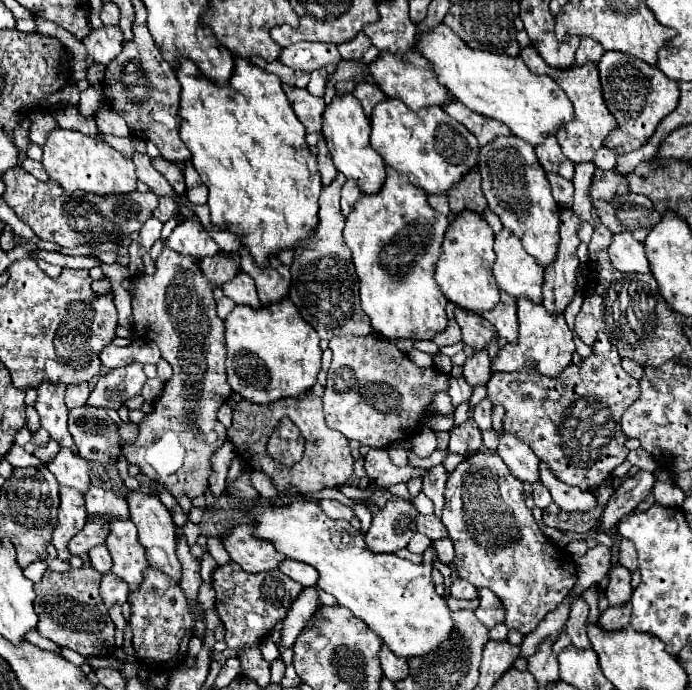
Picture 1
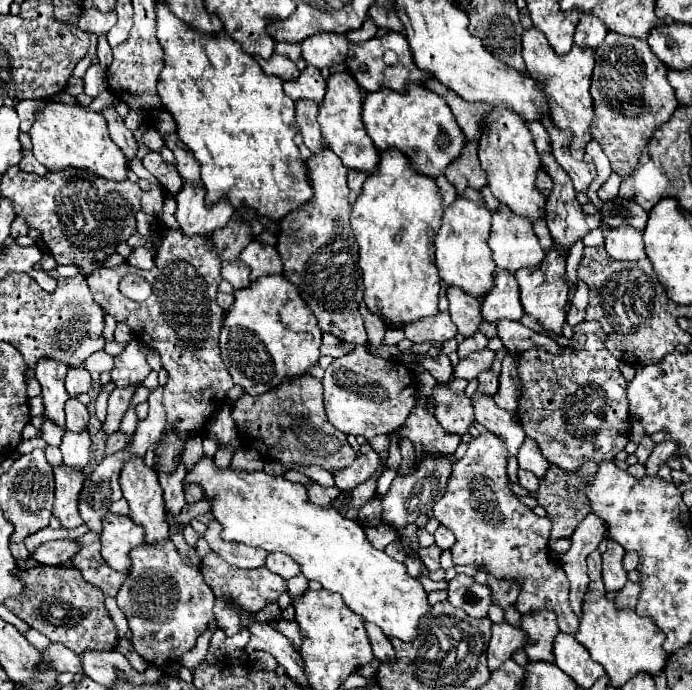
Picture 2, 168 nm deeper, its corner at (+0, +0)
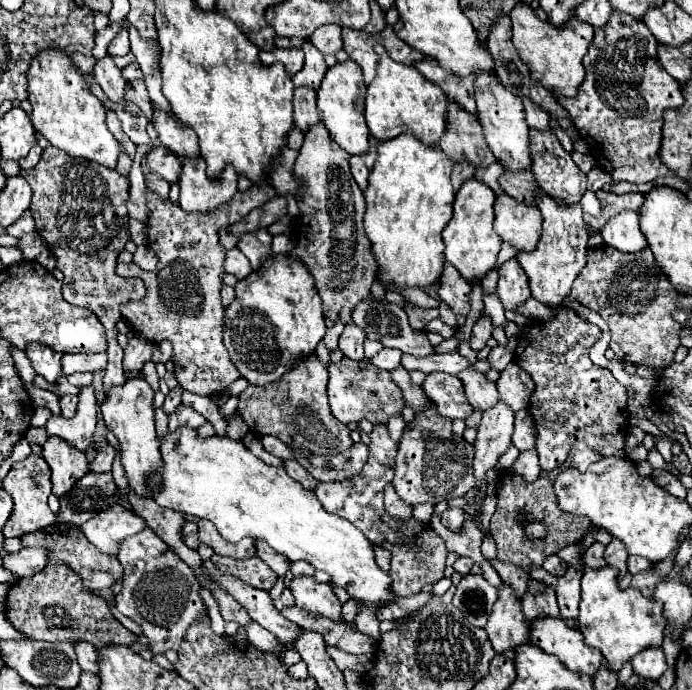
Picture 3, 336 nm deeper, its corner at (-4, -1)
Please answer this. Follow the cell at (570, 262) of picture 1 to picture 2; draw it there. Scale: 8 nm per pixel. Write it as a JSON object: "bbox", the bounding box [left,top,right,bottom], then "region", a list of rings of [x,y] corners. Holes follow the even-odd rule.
{"bbox":[542,155,602,251],"region":[[[552,155],[550,157],[542,157],[542,167],[548,169],[550,177],[554,177],[554,189],[548,195],[548,205],[546,205],[546,211],[548,211],[546,223],[548,223],[548,229],[552,233],[554,245],[558,245],[560,251],[568,251],[576,241],[582,241],[588,231],[600,227],[602,219],[600,219],[600,215],[588,215],[588,213],[584,213],[582,205],[576,199],[576,191],[572,187],[570,177],[566,177],[566,171],[560,169],[560,165],[554,161]]]}

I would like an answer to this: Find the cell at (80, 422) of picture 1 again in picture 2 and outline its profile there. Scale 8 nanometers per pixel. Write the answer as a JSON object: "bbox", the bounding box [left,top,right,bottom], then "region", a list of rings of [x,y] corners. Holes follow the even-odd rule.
{"bbox":[66,399,90,433],"region":[[[78,399],[66,401],[66,429],[74,433],[88,431],[90,425],[90,413]]]}

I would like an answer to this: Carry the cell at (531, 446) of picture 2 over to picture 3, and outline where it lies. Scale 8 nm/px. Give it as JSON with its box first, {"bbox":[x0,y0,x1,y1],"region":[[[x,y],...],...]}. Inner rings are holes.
{"bbox":[512,408,536,450],"region":[[[526,408],[516,412],[512,444],[518,450],[530,450],[530,448],[536,446],[536,422],[534,422],[532,414]]]}

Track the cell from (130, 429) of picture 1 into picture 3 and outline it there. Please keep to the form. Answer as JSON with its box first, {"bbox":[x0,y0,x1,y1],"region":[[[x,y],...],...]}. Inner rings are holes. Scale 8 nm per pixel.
{"bbox":[90,444,116,472],"region":[[[110,444],[104,446],[102,450],[98,450],[94,462],[90,464],[90,472],[110,472],[114,456],[116,456],[116,450]]]}

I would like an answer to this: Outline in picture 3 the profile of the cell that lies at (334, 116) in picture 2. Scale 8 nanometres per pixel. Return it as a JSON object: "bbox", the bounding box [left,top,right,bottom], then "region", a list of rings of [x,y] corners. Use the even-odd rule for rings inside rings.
{"bbox":[318,60,370,156],"region":[[[352,60],[338,62],[336,66],[328,68],[318,88],[320,120],[326,124],[330,138],[334,138],[334,142],[352,156],[360,156],[368,152],[370,132],[364,120],[364,92],[366,92],[366,84],[362,80],[362,70]]]}

